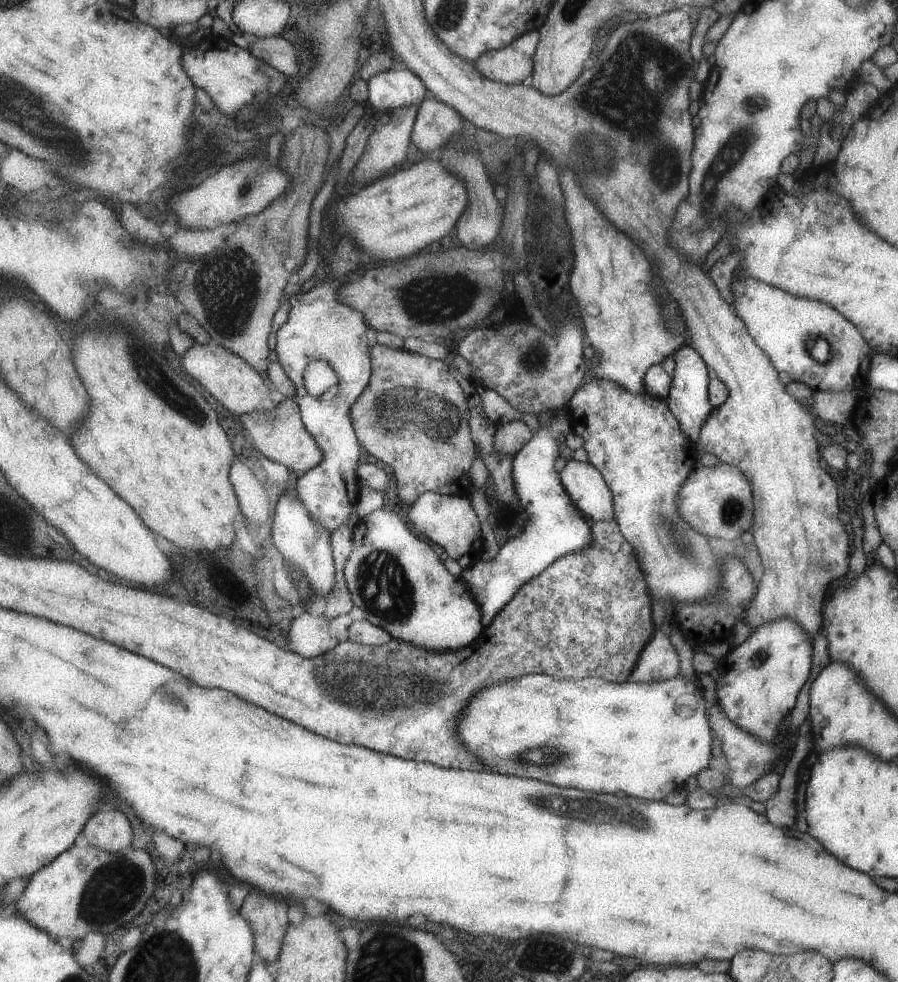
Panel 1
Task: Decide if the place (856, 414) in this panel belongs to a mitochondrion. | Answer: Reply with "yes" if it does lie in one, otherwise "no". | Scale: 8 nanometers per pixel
no

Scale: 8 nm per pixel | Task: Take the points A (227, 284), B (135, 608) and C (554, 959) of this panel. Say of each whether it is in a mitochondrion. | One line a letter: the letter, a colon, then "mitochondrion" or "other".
A: mitochondrion
B: other
C: mitochondrion

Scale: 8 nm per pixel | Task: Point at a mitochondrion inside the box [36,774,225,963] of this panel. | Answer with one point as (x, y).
(102, 893)

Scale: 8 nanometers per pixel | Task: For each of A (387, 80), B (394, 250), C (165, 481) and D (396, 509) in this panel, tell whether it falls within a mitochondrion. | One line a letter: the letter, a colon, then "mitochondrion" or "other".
A: other
B: other
C: other
D: other

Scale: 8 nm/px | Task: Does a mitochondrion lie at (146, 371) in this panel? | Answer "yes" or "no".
yes

